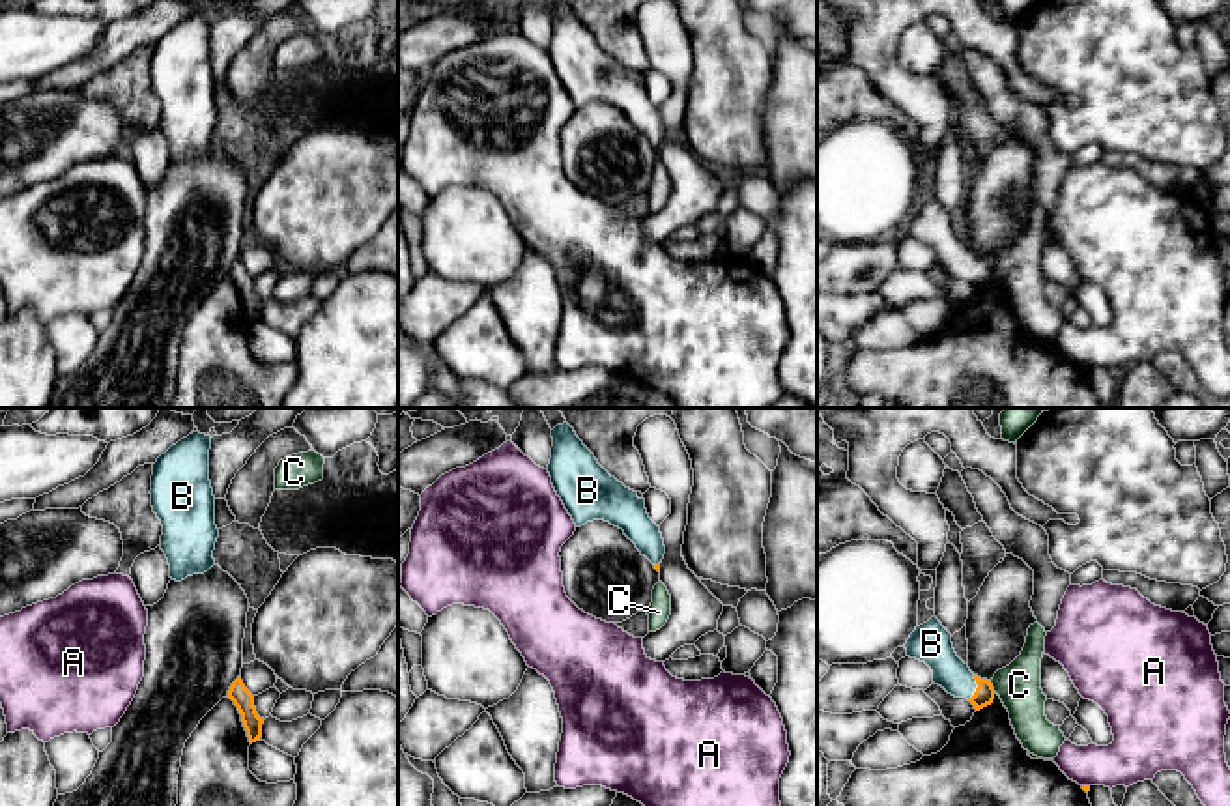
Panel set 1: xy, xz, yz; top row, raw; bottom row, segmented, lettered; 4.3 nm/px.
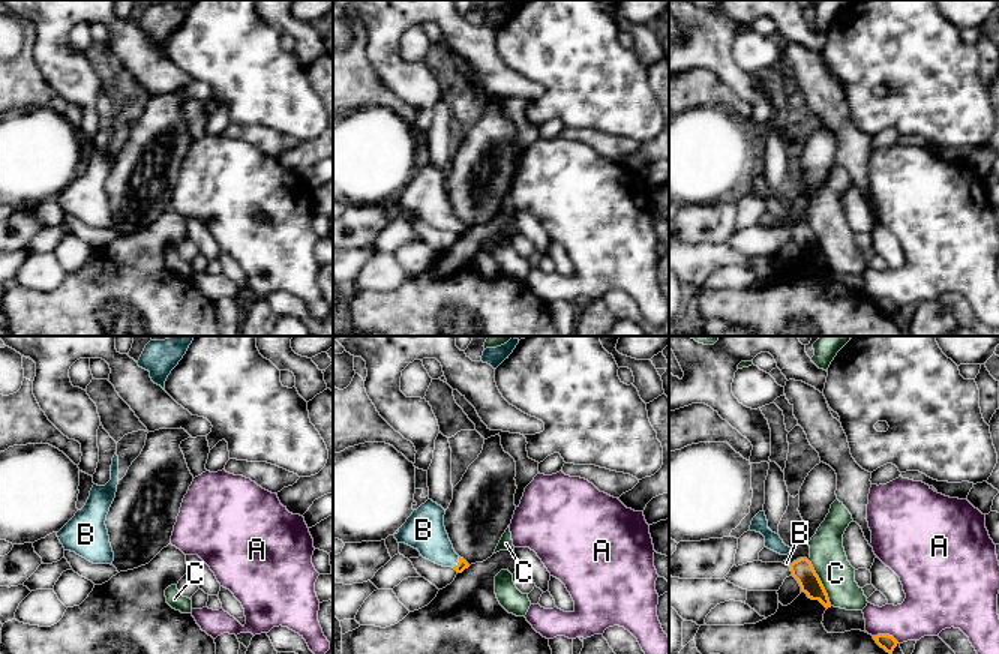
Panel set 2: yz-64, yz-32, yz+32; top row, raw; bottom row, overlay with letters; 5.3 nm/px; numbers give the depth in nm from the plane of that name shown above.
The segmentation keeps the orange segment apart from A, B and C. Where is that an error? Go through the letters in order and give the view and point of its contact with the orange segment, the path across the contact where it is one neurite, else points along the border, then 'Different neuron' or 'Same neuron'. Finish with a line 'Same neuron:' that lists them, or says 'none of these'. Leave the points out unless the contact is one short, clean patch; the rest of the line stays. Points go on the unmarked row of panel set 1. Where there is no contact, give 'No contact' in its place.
A: Touches orange at yz (1086, 367). Boundary: yz (1083, 365), (1088, 367). Different neuron
B: Touches orange at yz (976, 270). Path across: yz (984, 275), (976, 270), (935, 229). Same neuron
C: Touches orange at yz (991, 268). Boundary: yz (989, 262), (995, 272). Different neuron
Same neuron: B

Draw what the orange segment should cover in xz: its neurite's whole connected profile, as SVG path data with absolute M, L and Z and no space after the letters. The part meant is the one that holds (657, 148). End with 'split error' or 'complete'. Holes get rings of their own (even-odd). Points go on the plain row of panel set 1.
M568 4L557 6L551 19L548 54L576 108L593 101L609 103L660 153L665 127L660 108L647 95L645 80L611 58Z; split error

